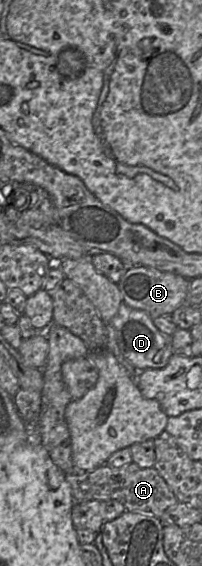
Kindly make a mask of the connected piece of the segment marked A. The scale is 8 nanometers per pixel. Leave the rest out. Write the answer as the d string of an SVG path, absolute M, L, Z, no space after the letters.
M133 461L121 467L103 464L89 471L66 474L66 481L71 486L74 503L114 499L120 501L127 511L160 518L170 506L179 502L167 482L153 466L141 468Z

